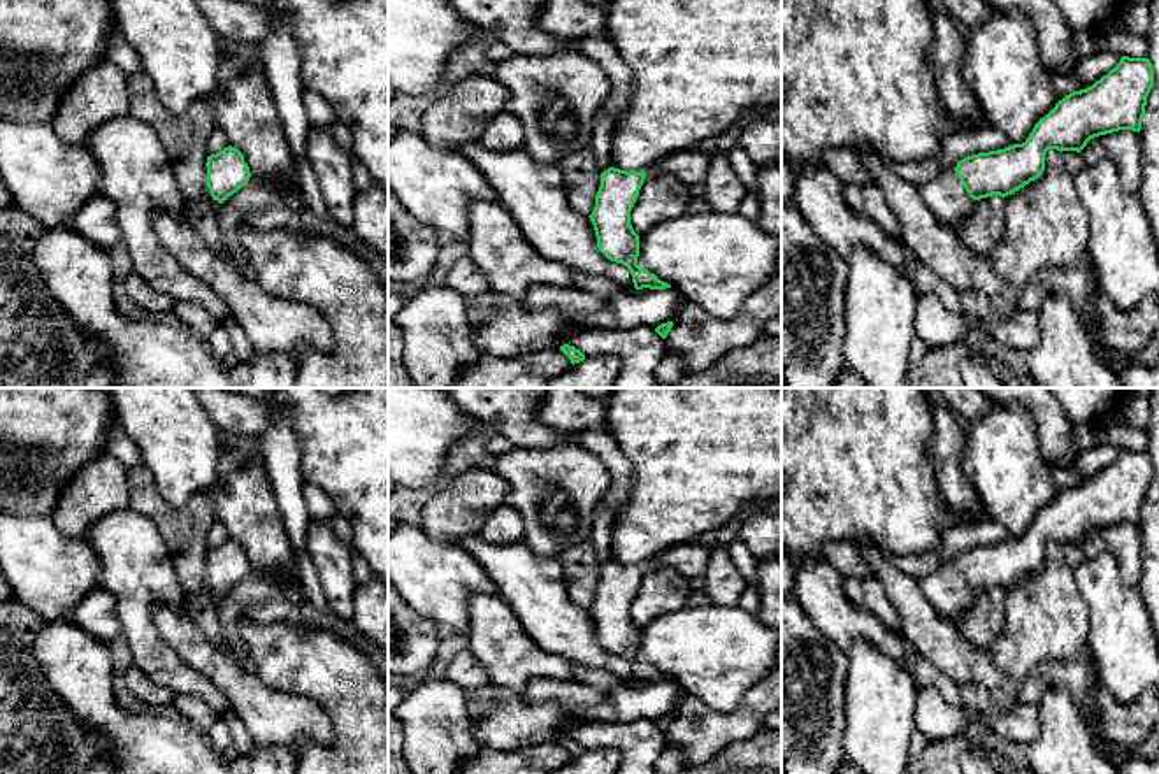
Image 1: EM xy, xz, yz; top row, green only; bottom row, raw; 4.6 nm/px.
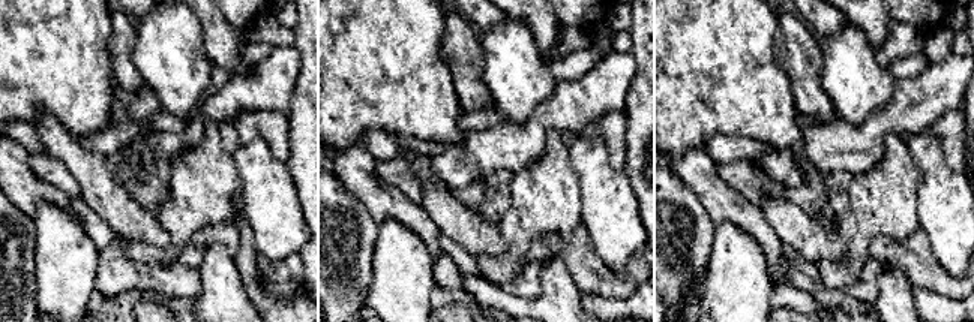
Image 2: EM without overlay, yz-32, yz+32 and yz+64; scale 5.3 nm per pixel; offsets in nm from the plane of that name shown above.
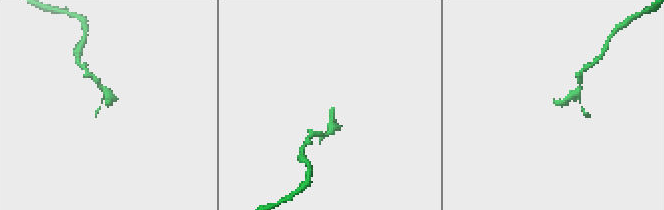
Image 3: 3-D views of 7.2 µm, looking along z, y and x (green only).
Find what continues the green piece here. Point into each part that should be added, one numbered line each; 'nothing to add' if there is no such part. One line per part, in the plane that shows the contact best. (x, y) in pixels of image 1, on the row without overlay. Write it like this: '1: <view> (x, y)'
1: yz (945, 588)

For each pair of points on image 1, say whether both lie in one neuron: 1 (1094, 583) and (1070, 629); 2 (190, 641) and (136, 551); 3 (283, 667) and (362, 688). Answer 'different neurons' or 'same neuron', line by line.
1: different neurons
2: different neurons
3: same neuron

